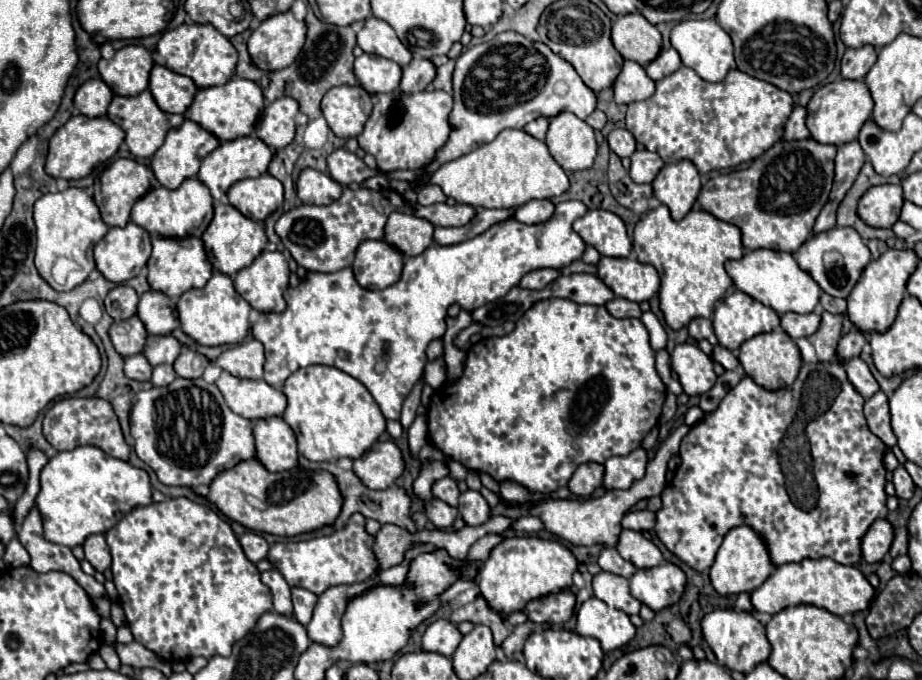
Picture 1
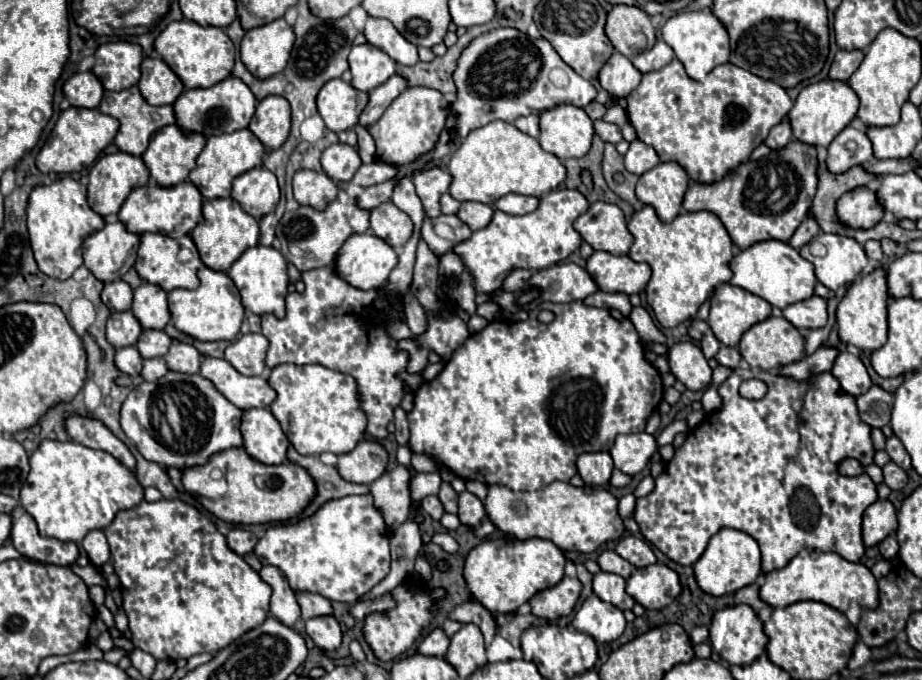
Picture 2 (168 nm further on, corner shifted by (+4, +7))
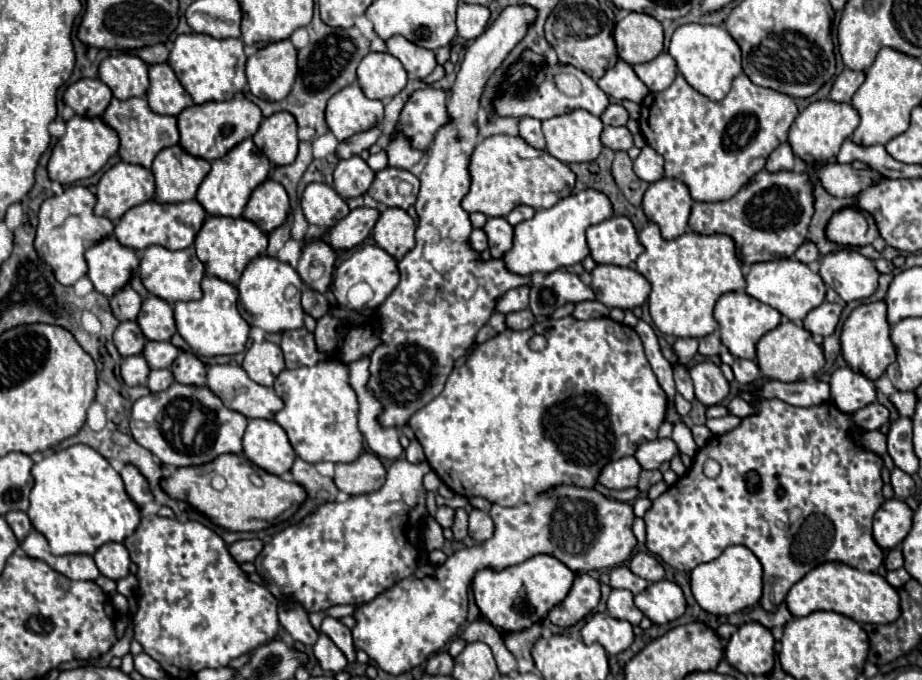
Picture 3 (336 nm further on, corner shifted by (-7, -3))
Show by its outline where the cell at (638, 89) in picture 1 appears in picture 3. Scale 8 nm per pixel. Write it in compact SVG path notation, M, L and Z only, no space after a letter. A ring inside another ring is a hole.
M622 59L612 69L608 69L596 83L606 95L618 101L628 99L634 103L642 103L642 99L648 95L648 87L636 77L632 67Z

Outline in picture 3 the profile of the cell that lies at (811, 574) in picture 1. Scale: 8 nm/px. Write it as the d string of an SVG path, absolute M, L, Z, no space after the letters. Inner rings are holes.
M822 563L814 567L788 591L786 605L794 617L804 617L814 611L836 611L858 623L892 623L900 617L898 591L882 575L858 571L844 563Z

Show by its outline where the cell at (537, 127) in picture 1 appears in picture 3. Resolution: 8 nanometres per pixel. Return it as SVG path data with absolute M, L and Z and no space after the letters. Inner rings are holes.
M524 117L520 121L520 133L518 133L528 145L536 147L536 149L544 149L546 147L546 141L544 141L544 133L542 133L542 127L540 127L540 121L538 119L532 119L532 117Z

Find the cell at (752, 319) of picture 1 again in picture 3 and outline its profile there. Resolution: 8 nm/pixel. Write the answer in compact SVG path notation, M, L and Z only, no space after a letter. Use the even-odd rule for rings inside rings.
M734 291L734 293L724 293L716 301L714 319L718 321L722 343L728 347L728 351L734 357L738 357L738 359L756 359L758 339L780 323L780 313L776 309L772 309L770 305L764 305L758 299L750 297L744 291Z

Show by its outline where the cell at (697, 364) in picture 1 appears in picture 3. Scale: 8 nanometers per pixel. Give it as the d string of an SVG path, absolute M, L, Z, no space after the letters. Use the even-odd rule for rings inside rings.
M704 361L704 363L698 363L696 367L692 367L690 377L694 381L696 399L706 407L718 405L730 393L730 385L728 385L726 377L722 375L720 367L714 365L712 361Z

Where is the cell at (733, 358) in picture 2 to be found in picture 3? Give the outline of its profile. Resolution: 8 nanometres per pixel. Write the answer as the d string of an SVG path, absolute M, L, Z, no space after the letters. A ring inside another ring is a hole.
M736 359L732 365L732 371L736 375L736 381L742 385L754 385L760 377L760 369L756 361L748 361L748 359Z

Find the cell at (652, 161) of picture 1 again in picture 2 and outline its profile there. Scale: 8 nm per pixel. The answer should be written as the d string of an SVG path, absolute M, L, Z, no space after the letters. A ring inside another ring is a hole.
M633 141L629 151L625 153L625 169L635 175L643 175L645 171L653 169L659 163L659 157L651 145L645 145L643 141Z

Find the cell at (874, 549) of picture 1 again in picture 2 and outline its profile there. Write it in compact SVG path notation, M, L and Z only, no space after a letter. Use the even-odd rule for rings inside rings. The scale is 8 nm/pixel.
M877 501L863 513L863 543L867 547L879 545L889 533L897 529L895 507L889 501Z

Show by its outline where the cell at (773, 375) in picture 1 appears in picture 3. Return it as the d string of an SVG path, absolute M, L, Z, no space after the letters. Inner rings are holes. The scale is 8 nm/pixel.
M782 321L776 329L768 331L758 341L756 353L758 353L758 367L762 375L778 381L804 381L814 377L824 367L822 347L814 343L810 331L806 331L802 325L796 325L792 321Z

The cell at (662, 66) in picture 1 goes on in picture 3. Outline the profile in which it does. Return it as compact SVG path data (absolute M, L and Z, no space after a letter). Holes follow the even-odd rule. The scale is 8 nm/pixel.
M660 53L650 63L634 65L634 73L650 91L664 91L676 77L676 63L668 53Z

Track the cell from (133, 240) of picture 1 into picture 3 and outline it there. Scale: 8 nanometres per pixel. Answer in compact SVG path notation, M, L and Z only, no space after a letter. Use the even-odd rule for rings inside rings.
M106 237L86 251L86 263L86 275L94 289L106 297L112 297L128 283L132 271L138 267L138 257L114 237Z

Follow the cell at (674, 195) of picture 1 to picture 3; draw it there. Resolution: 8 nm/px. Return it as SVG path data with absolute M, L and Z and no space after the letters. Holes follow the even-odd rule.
M662 177L654 181L644 193L644 215L660 227L664 239L676 239L688 229L688 215L692 209L688 187L678 179Z

